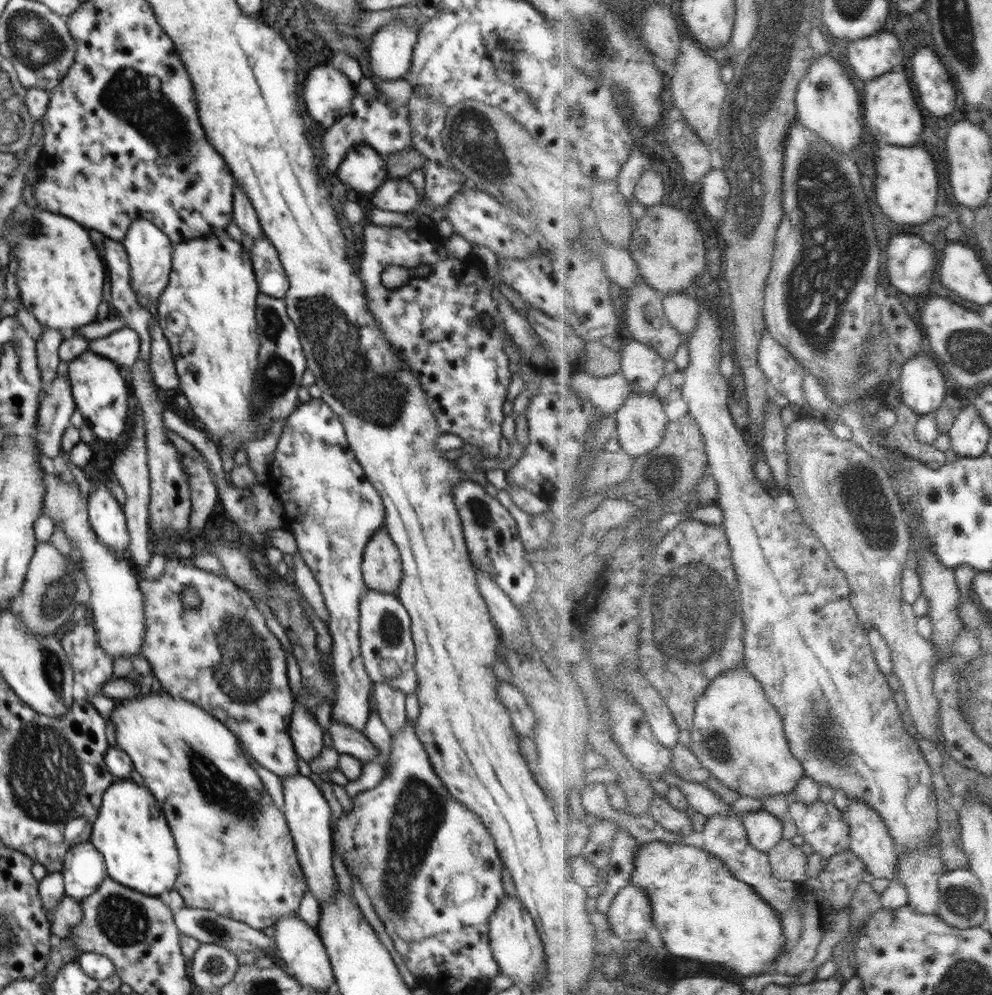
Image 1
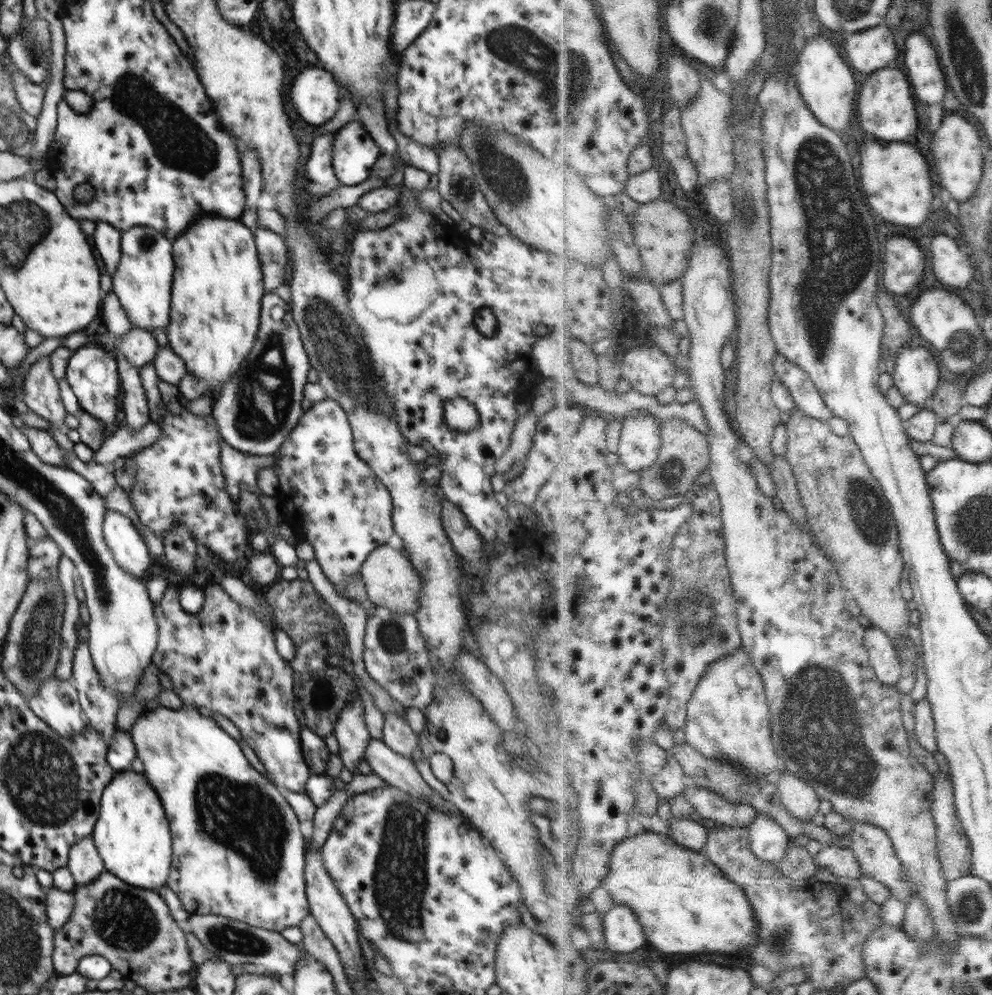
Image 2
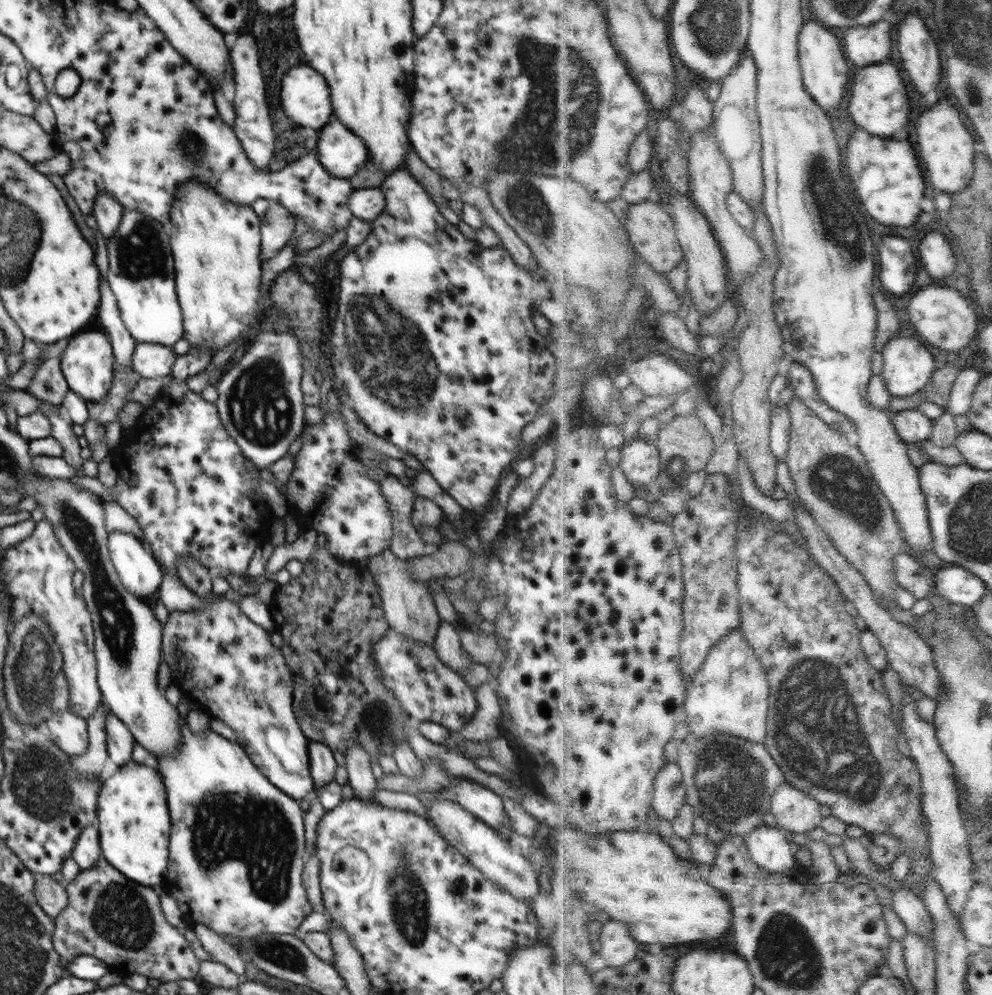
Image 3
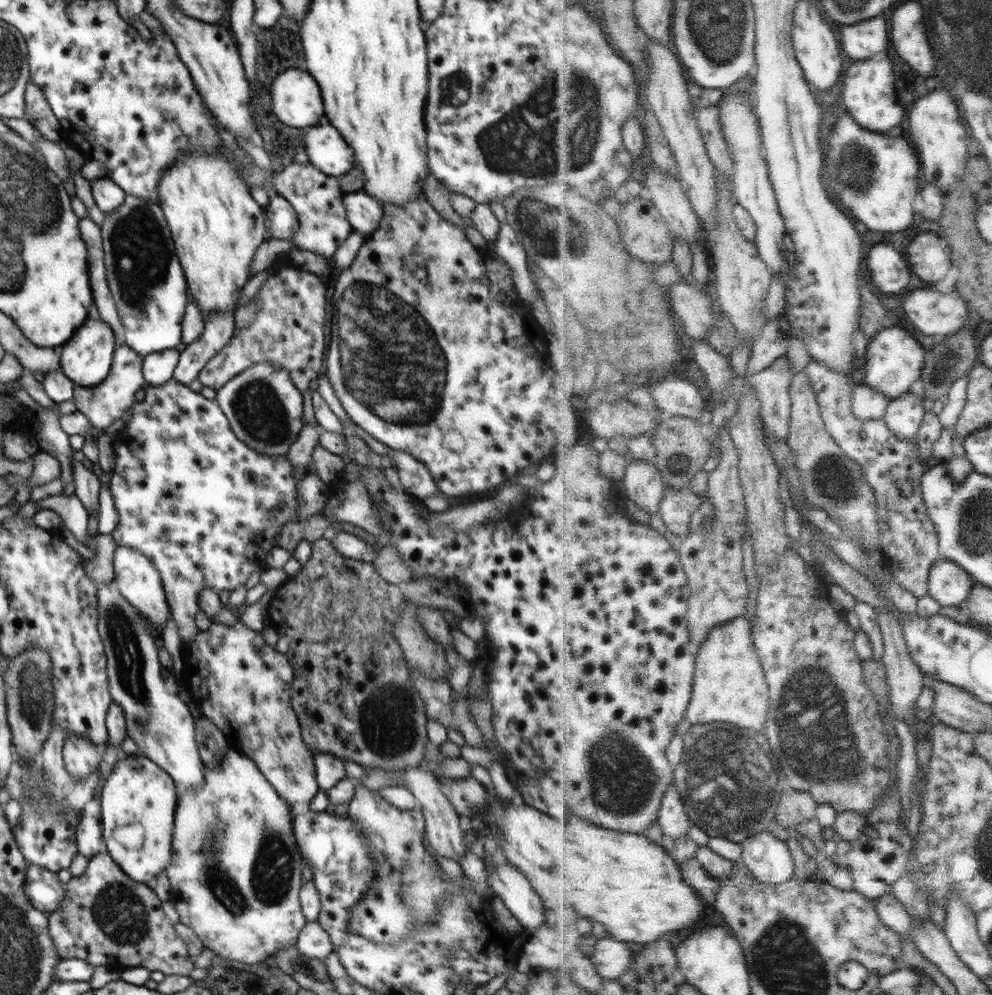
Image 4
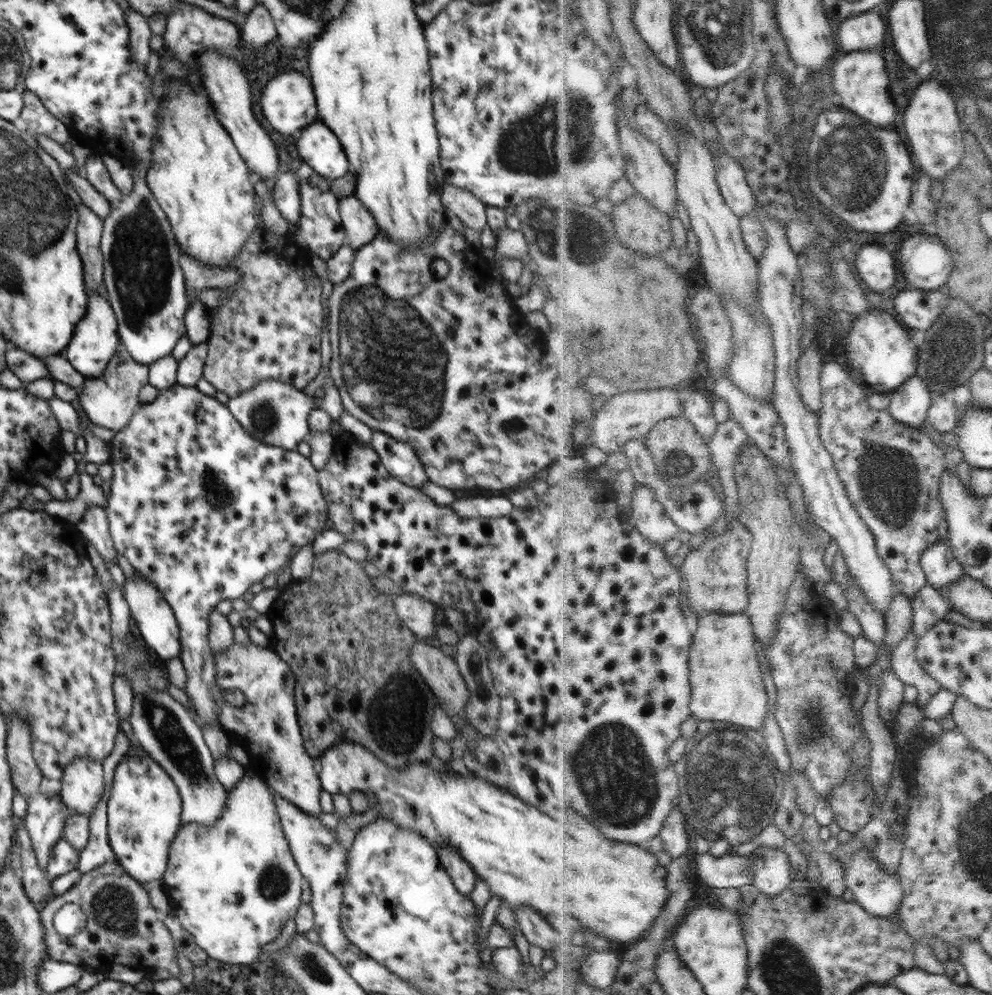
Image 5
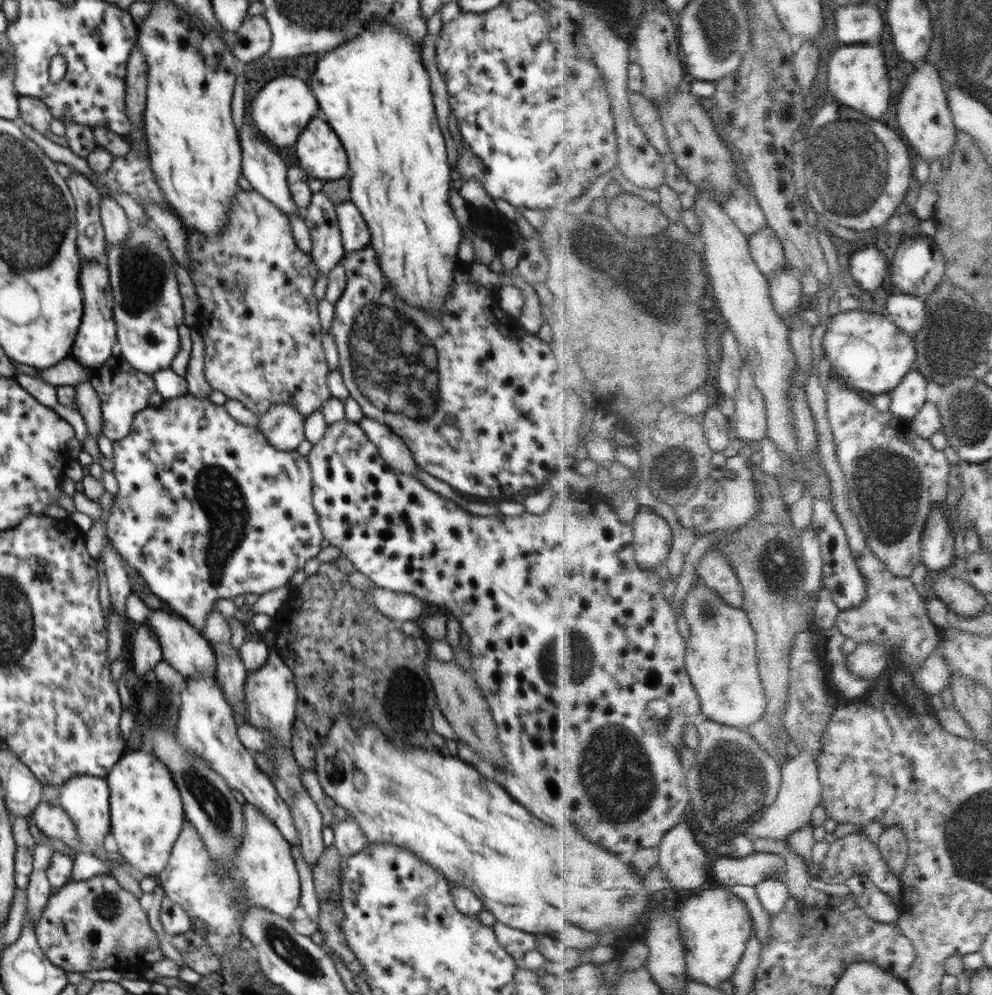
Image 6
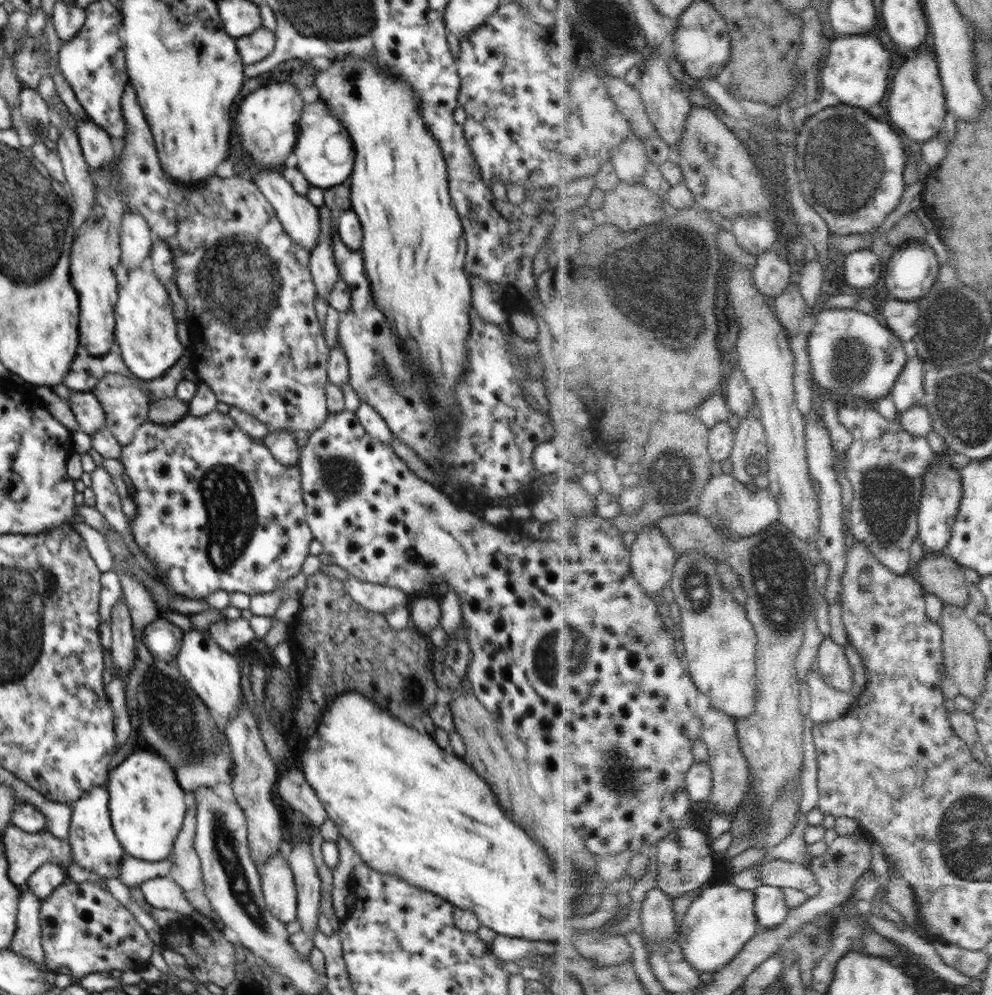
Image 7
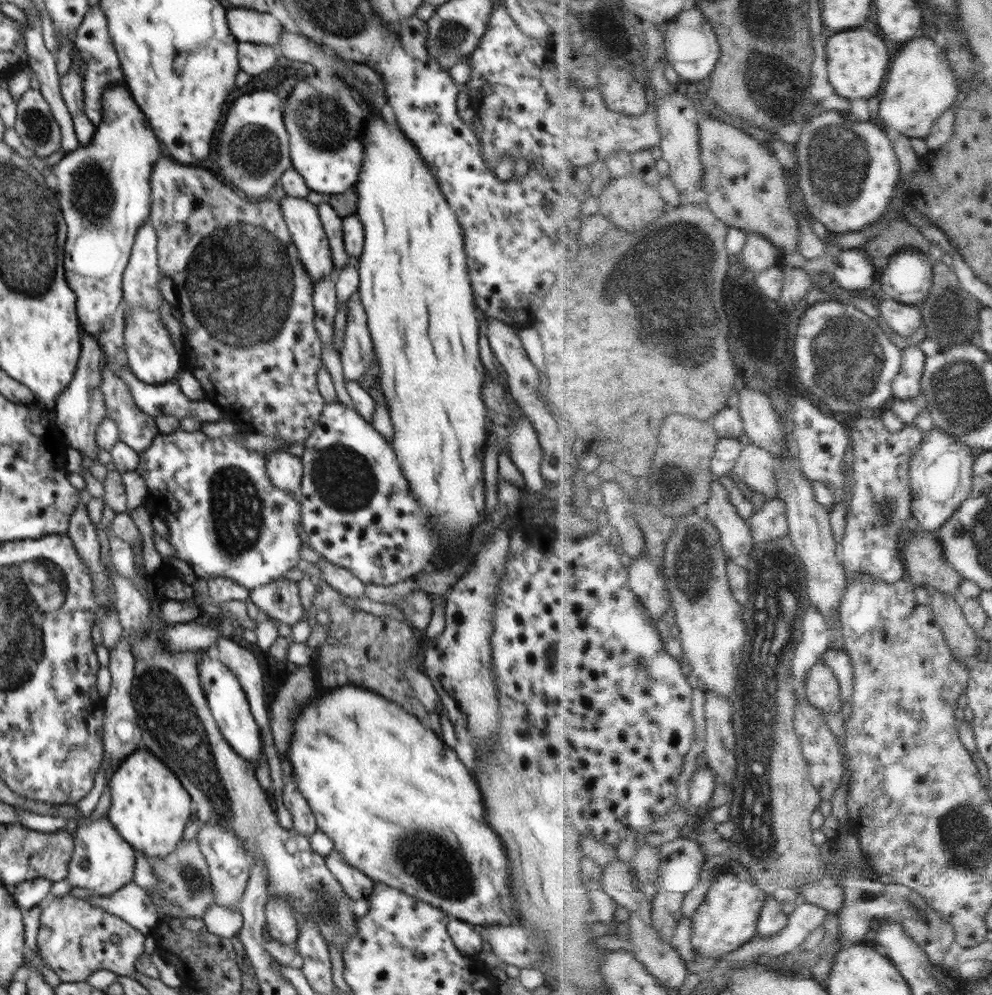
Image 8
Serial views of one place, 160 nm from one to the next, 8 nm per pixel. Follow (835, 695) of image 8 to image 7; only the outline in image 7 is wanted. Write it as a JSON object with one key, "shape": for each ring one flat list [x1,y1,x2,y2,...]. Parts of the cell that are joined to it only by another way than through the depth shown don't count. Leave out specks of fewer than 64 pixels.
{"shape":[[827,637,819,646,816,657,821,671,828,684,842,692,850,692,854,688,854,668,846,656,846,647,834,642,834,638]]}

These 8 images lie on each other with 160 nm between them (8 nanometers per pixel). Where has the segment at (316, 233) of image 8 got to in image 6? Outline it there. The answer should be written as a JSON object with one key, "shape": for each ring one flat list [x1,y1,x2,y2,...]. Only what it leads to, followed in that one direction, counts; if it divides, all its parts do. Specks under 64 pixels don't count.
{"shape":[[244,124,244,128,239,131,240,144,241,144,241,169,243,175,248,179,251,186,256,192,259,192,274,203,274,206,281,210,284,215,291,214,291,216,300,216,301,210,298,205,295,205,293,198,290,194,290,189,287,183,287,167,286,163,282,160,280,155,274,151,274,147,258,138,260,136,254,128,250,128,248,124]]}

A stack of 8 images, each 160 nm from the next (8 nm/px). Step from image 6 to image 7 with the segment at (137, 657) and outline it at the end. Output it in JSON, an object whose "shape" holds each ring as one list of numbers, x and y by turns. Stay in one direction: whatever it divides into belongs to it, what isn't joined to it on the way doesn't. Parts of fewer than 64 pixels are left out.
{"shape":[[165,618,147,624,142,640,157,663,171,664,178,654,183,639,183,630]]}

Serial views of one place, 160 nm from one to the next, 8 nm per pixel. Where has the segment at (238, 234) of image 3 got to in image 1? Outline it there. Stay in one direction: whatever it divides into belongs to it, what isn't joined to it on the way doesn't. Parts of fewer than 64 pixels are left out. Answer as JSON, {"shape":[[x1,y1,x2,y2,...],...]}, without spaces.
{"shape":[[222,229,214,230,214,232,208,236,196,237,186,242,175,243,171,255,172,268,169,283,160,295,159,301,157,302,157,311,158,324,160,324,162,333,166,336,170,345,174,368,176,368,176,374,178,374,178,378,180,379,178,390,182,391,182,395,184,395,188,403,190,403,188,412,194,416,194,422,196,422,194,426,196,426,196,428,202,429,218,445,220,445,225,438,229,438,233,442,235,450,240,451,244,449,243,445,245,442,258,439,254,436,258,415,256,415,256,411,254,411,252,402,256,402,256,396,253,396,253,388,256,390,254,374,256,374,256,368,258,368,258,354,260,349,256,321,257,296,260,292,258,282,255,281,256,275,252,266,251,251,245,249,242,244,228,235,225,229]]}

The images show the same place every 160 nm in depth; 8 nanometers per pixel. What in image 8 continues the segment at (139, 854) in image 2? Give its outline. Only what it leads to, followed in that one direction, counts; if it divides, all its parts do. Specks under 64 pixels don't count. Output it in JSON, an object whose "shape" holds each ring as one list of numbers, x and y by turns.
{"shape":[[142,745,136,749,134,754,129,754,124,762,120,762,110,773,108,784,110,786,110,794,112,804,107,815,110,823,114,825,114,829,119,836,132,846,138,853,146,855,148,858,160,857,164,858,176,850,179,842,183,838,186,824,190,820,192,814,192,799,185,788,182,788,180,780,170,769,156,756,146,752,147,748,142,750]]}

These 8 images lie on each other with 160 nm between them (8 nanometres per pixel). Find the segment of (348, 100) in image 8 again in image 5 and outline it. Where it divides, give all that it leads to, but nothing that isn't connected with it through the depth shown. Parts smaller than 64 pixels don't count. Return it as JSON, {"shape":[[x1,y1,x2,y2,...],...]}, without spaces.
{"shape":[[312,124,298,138,300,160,326,179,337,179,350,172,345,150,327,126]]}

